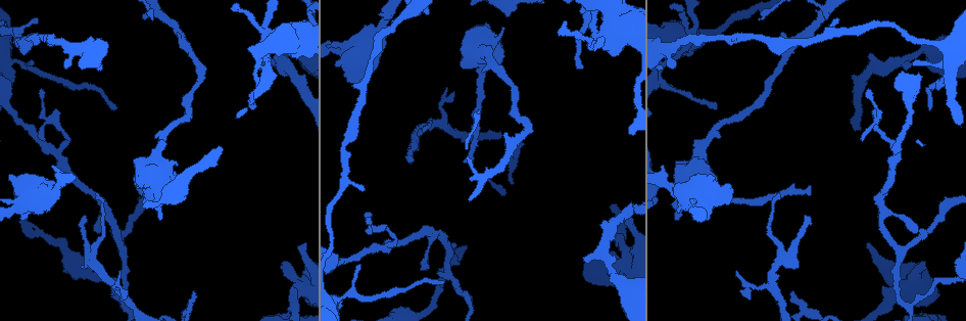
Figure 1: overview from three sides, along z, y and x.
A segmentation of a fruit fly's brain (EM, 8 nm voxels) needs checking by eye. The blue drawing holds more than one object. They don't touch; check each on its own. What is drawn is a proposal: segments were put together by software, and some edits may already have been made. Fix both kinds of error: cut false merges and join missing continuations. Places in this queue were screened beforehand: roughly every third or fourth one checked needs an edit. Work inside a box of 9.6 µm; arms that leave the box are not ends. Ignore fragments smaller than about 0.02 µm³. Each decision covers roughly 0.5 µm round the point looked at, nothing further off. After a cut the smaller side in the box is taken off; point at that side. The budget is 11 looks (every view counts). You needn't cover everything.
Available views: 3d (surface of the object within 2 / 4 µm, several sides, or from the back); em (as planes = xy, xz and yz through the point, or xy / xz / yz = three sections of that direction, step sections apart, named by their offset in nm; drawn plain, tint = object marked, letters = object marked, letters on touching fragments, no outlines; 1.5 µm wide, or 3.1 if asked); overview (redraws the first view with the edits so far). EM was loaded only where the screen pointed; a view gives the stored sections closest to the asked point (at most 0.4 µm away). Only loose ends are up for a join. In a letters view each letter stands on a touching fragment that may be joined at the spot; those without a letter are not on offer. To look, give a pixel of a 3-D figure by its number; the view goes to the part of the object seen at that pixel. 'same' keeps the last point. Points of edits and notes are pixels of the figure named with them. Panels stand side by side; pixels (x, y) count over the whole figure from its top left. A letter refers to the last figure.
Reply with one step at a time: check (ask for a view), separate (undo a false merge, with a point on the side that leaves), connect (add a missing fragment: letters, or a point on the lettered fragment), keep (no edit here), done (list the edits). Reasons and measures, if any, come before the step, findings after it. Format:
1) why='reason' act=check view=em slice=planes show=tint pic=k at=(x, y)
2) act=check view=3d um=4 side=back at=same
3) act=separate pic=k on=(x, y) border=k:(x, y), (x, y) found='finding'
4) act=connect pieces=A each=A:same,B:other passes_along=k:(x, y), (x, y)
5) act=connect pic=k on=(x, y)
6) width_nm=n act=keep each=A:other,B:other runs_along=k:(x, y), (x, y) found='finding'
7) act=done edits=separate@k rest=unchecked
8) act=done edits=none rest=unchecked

why='thick end' act=check view=3d um=4 side=back pic=1 at=(101, 69)

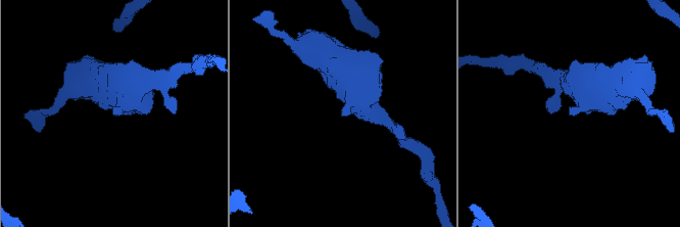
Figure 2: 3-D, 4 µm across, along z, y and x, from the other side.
why='need the tissue' act=check view=em slice=planes show=letters pic=2 at=(113, 113)

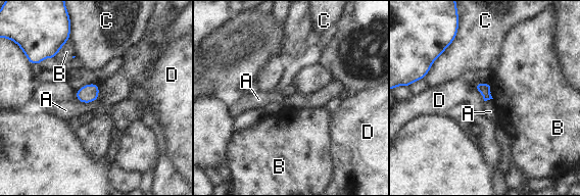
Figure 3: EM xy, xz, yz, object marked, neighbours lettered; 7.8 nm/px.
act=keep each=A:other,B:other,C:other,D:other border=3:(76, 100), (82, 102), (96, 101) found='none of them fits'

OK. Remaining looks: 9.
why='calibre changes' act=check view=em slice=planes show=letters pic=1 at=(10, 61)

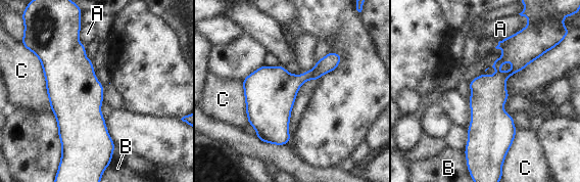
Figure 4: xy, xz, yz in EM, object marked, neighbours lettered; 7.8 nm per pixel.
act=keep each=A:other,B:other,C:other border=4:(35, 55), (41, 64), (51, 109) found='one neuron here'

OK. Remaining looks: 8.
why='thin neck' act=check view=3d um=2 pic=1 at=(612, 269)

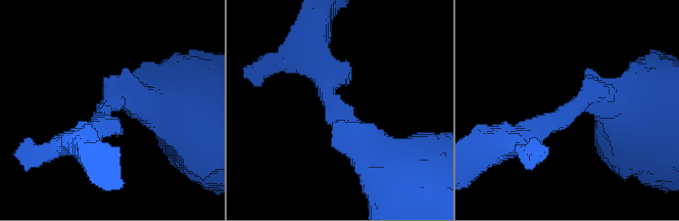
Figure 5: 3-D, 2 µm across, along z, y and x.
arm_widths_nm=280,600 why='now the EM' act=check view=em slice=planes show=letters pic=5 at=(571, 111)

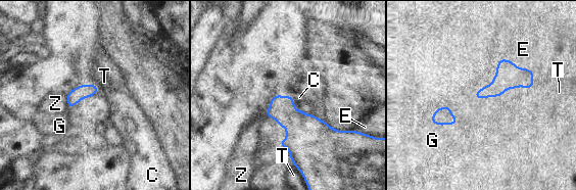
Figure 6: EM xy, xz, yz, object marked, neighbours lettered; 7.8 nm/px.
width_nm=110 act=keep each=C:other,E:other,G:other,T:other,Z:other border=6:(64, 95), (68, 108) found='one neuron here'

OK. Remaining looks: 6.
why='free end' act=check view=3d um=2 pic=1 at=(921, 261)

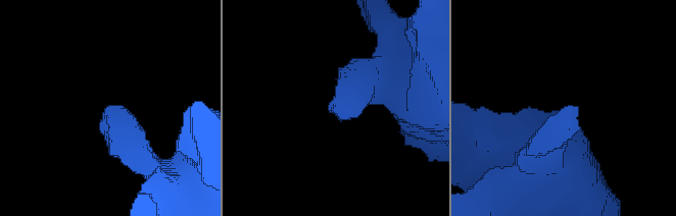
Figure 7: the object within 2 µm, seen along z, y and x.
act=check view=em slice=planes show=letters pic=7 at=(571, 106)

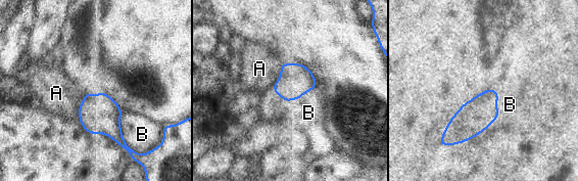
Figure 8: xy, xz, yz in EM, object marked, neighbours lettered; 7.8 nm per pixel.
longest_contact=B:320nm act=keep each=A:other,B:other border=8:(122, 111), (122, 136), (132, 149) found='none of them fits'

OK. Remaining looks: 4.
act=done edits=none rest=unchecked

